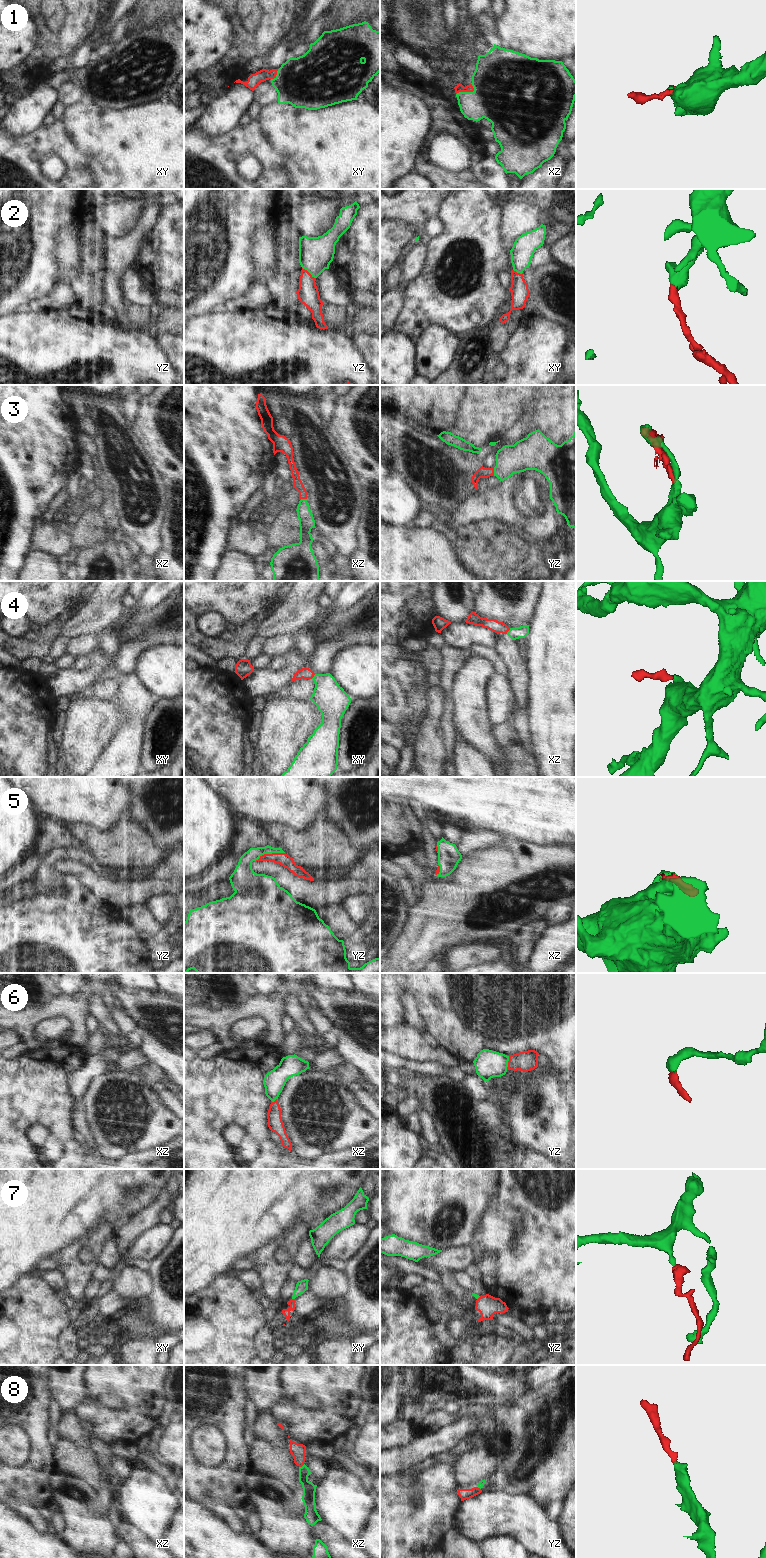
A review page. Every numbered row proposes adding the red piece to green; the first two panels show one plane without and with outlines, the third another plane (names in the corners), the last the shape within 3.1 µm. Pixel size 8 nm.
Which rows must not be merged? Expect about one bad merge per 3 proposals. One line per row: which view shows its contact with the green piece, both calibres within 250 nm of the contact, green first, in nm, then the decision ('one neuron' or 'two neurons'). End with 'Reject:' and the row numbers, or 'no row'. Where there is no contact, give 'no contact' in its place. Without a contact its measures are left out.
1: xz | 380/60 nm | one neuron
2: yz | 280/170 nm | one neuron
3: yz | 240/90 nm | one neuron
4: xz | 100/100 nm | one neuron
5: yz | 160/100 nm | one neuron
6: yz | 220/160 nm | one neuron
7: xy | 90/60 nm | one neuron
8: xz | 110/110 nm | one neuron
Reject: no row

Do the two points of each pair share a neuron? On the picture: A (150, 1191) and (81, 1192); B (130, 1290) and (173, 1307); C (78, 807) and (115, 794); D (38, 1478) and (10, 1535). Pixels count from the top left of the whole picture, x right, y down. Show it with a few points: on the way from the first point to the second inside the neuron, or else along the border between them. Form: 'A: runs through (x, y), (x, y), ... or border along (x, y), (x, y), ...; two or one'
A: runs through (133, 1192), (98, 1192); one
B: border along (148, 1273), (151, 1279), (151, 1291), (145, 1297); two
C: runs through (87, 798), (106, 798); one
D: border along (10, 1509), (24, 1517), (37, 1530); two

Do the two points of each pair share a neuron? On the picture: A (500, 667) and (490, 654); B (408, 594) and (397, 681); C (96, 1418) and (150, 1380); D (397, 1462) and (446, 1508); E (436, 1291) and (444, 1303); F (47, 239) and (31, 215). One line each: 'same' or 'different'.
A: same
B: same
C: same
D: different
E: same
F: same

